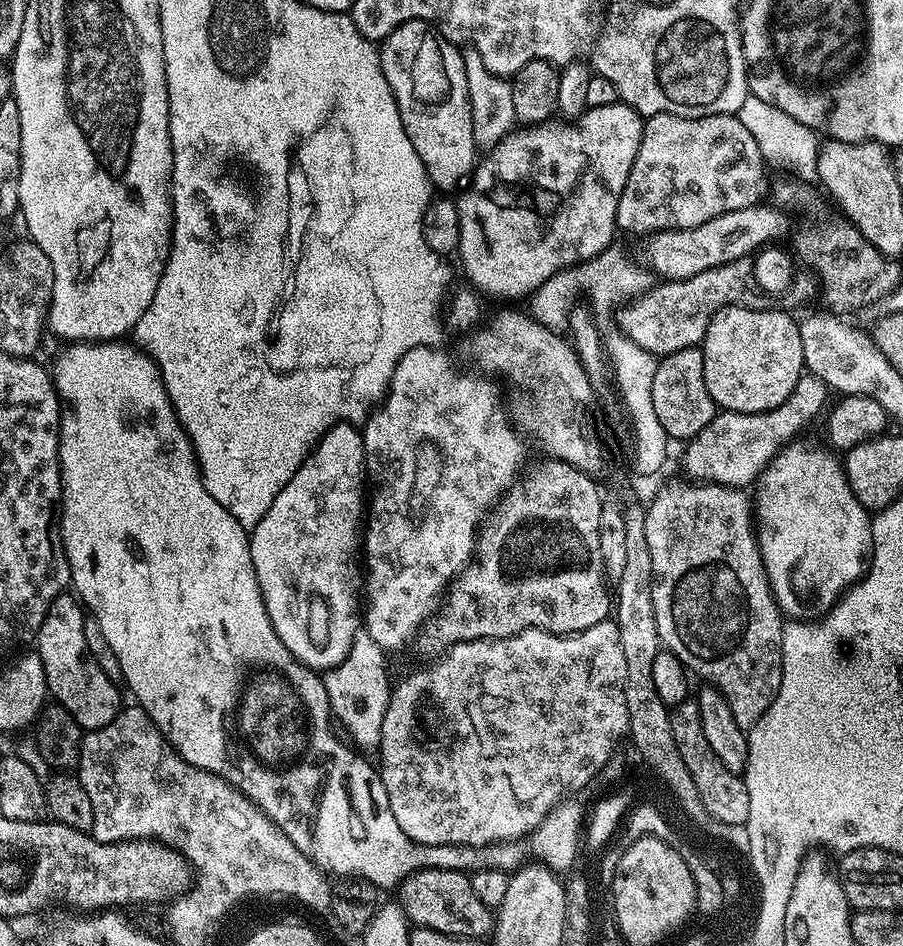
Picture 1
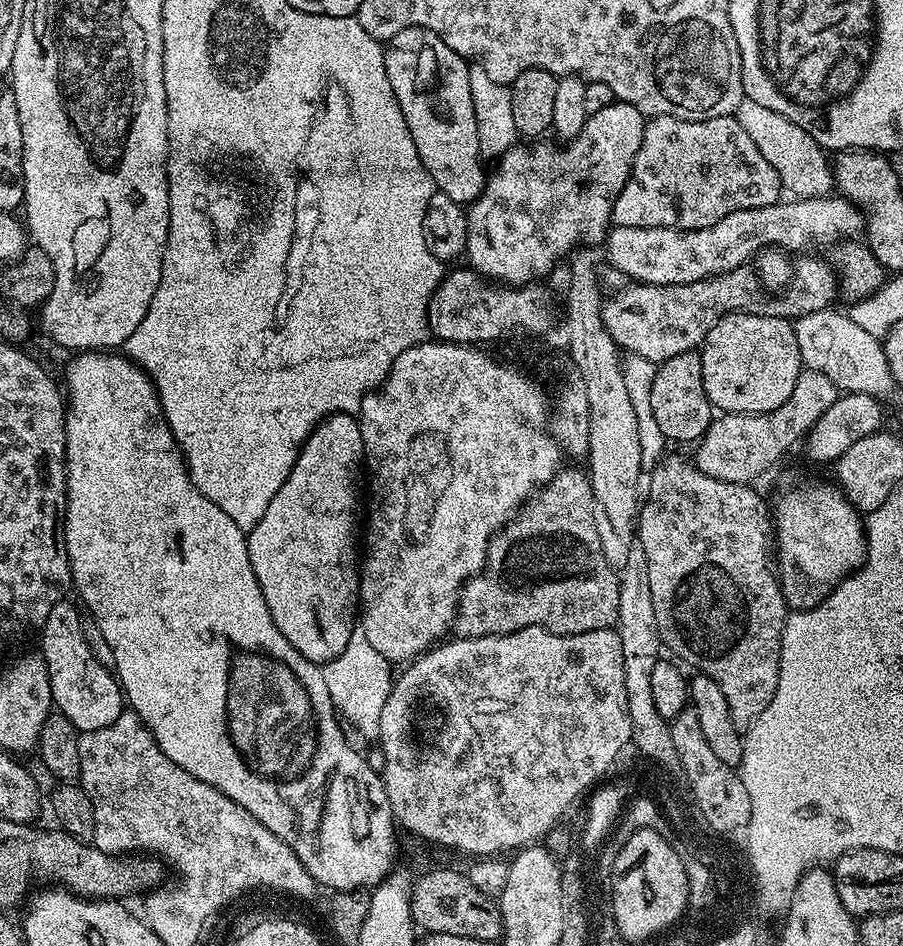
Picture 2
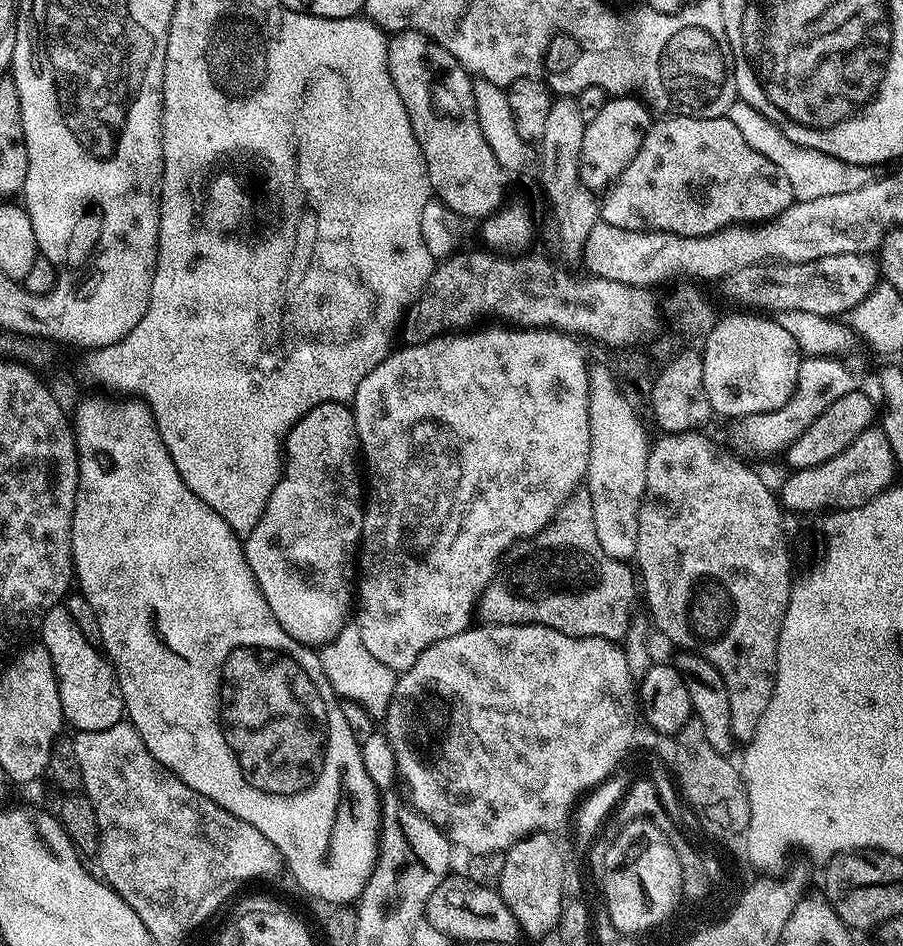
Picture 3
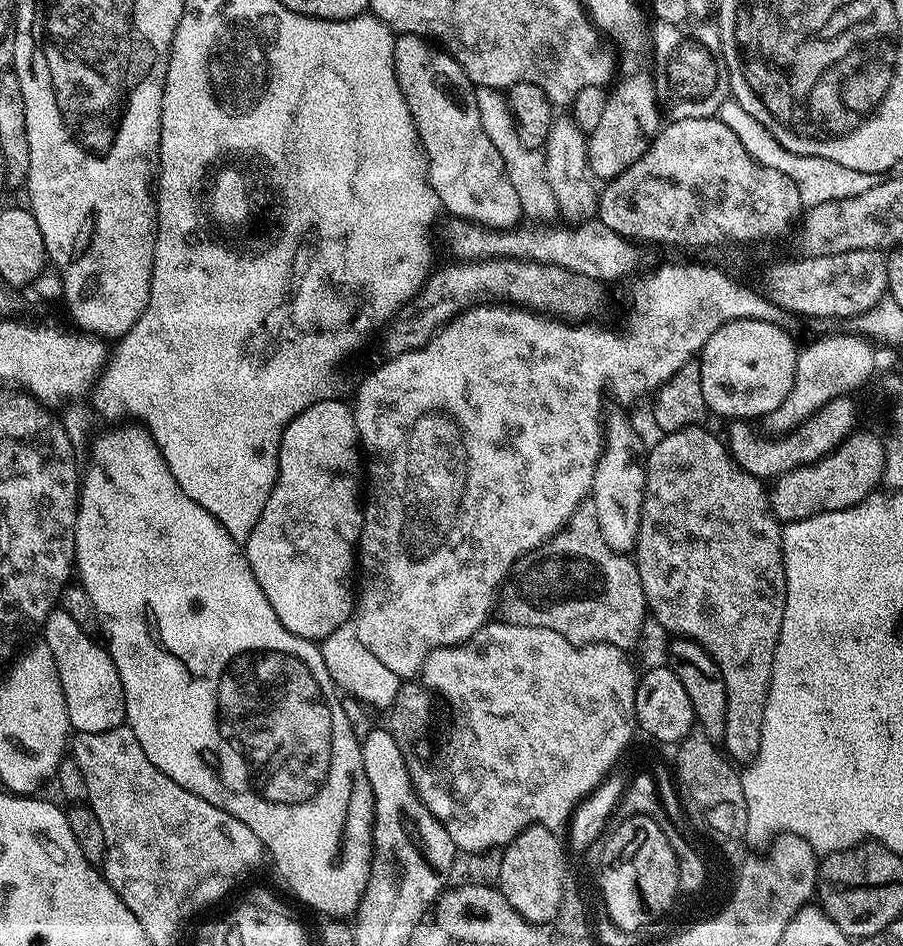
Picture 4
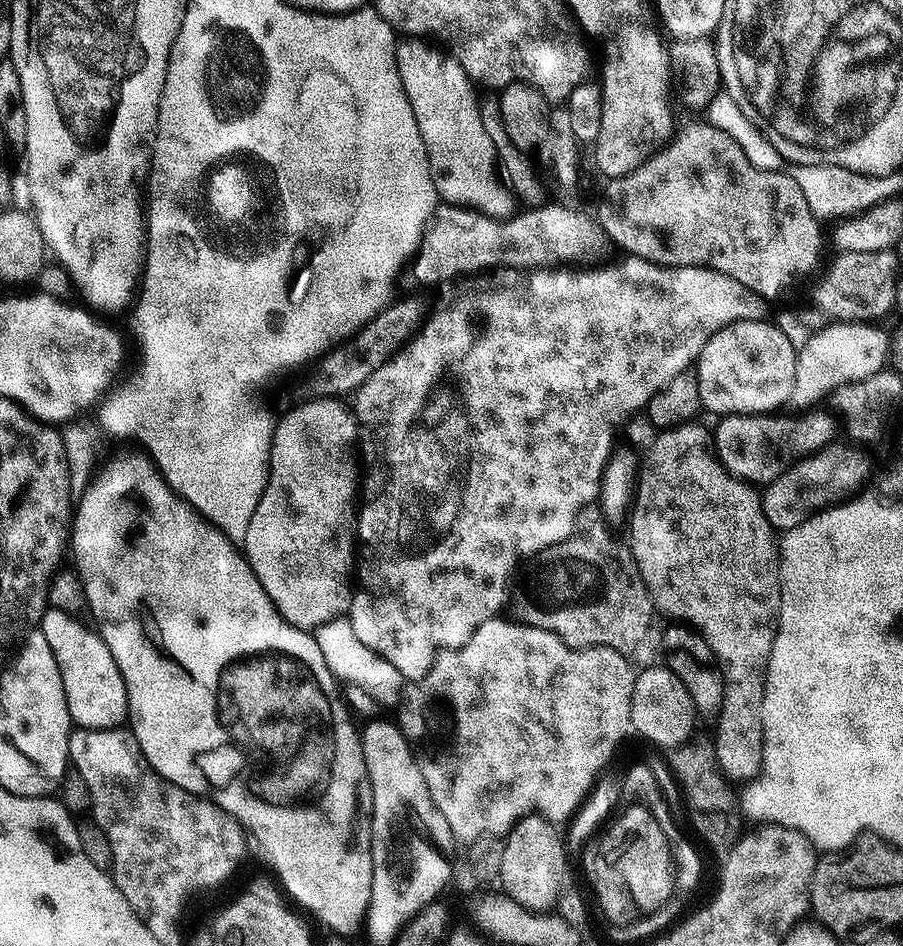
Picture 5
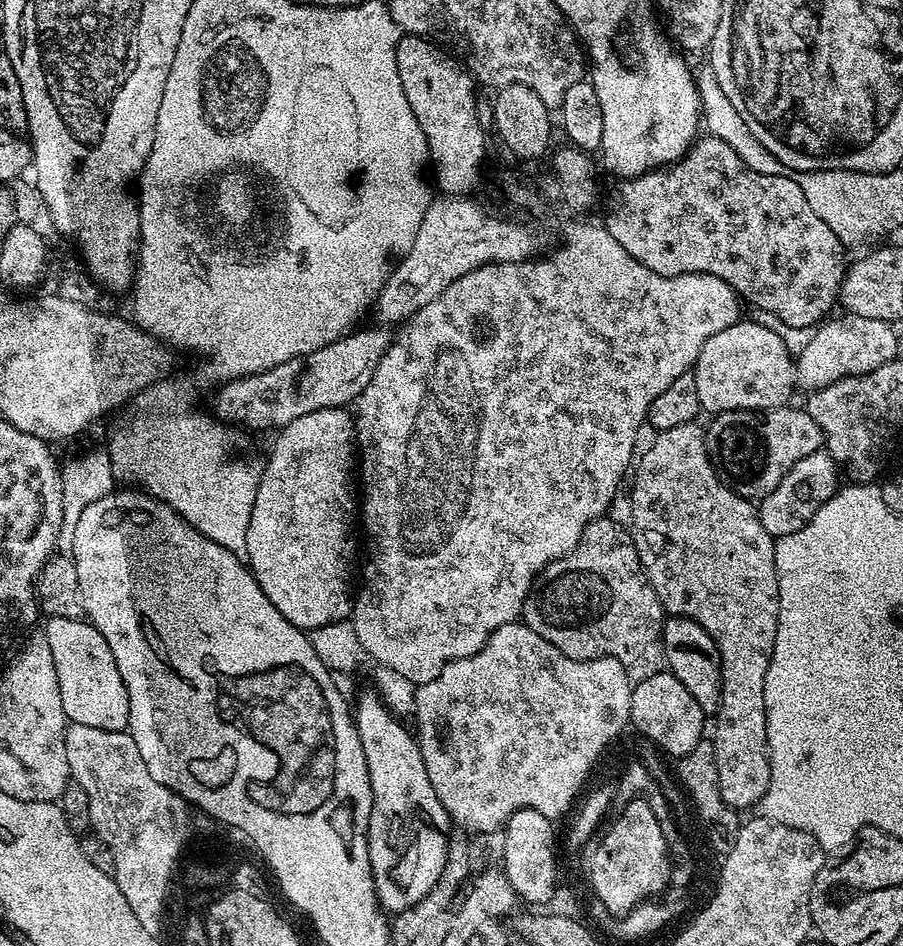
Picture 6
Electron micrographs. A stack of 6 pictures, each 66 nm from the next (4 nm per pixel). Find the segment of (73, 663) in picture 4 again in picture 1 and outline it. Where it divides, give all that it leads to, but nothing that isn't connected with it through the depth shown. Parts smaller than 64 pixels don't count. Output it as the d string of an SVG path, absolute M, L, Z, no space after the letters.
M62 594L44 616L34 644L45 666L45 678L51 699L70 712L84 730L106 726L121 711L117 685L98 666L86 646L85 609L72 594Z

